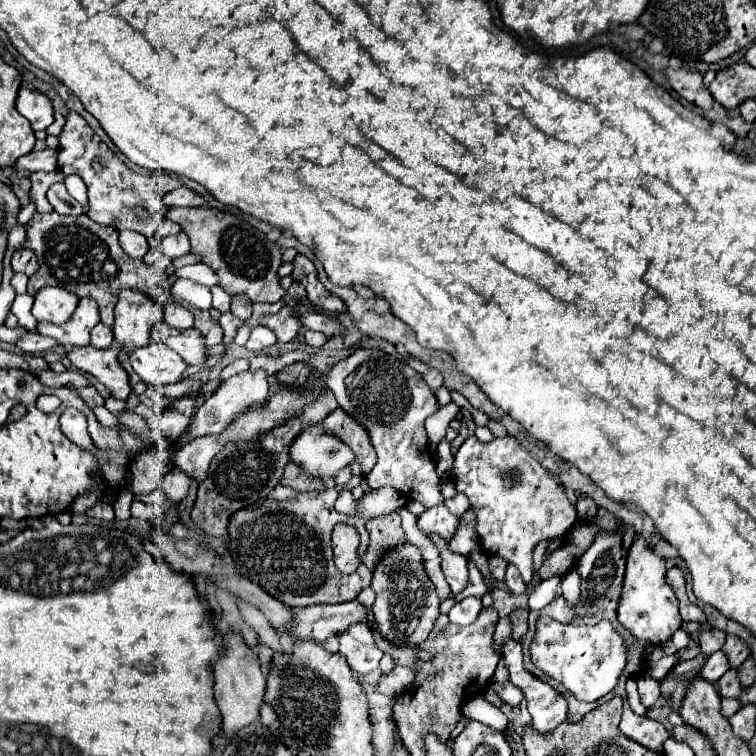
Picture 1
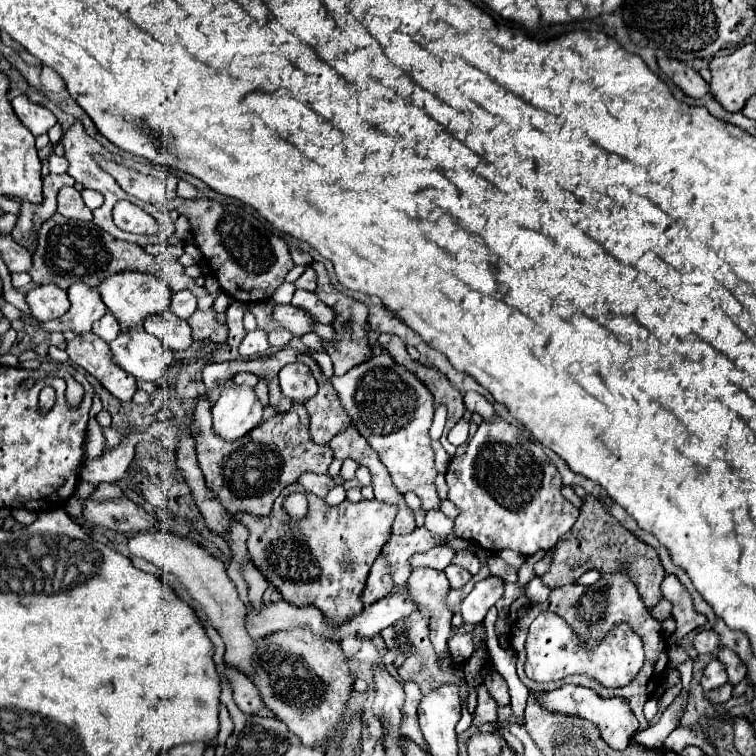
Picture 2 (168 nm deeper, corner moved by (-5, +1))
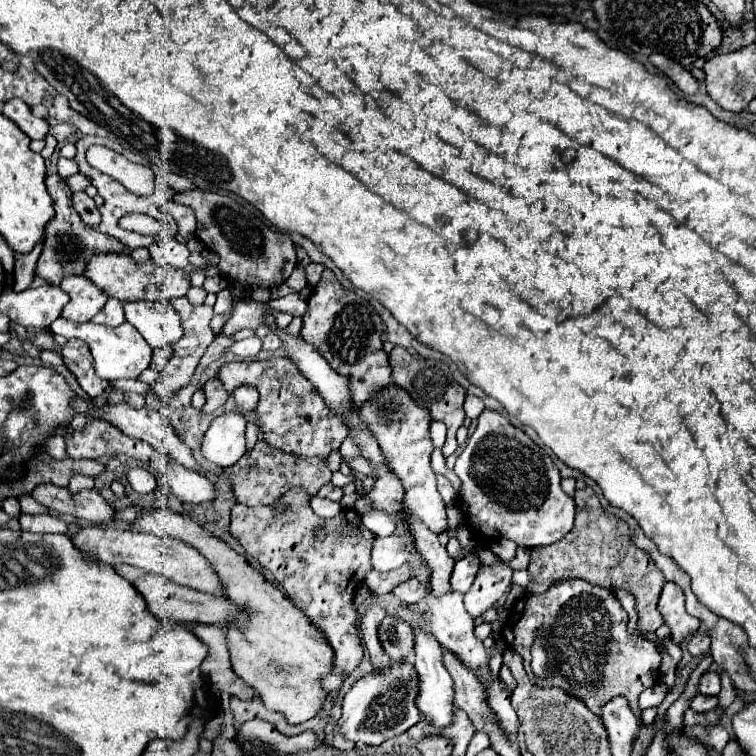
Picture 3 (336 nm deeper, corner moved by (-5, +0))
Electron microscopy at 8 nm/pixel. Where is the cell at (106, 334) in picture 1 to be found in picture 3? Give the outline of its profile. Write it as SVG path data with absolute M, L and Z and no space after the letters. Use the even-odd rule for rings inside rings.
M108 298L106 306L92 318L94 324L104 324L104 326L118 326L124 322L124 310L122 310L122 302L118 302L116 298Z

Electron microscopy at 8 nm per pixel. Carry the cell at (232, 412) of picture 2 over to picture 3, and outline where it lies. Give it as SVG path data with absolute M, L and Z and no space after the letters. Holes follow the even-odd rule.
M238 410L220 414L204 434L202 456L218 468L228 468L246 452L246 416Z

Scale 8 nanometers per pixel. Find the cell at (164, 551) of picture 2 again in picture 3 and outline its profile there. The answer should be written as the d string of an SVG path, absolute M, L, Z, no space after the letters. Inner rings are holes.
M84 526L76 536L72 536L72 542L86 552L86 556L96 558L106 564L132 564L136 568L142 568L144 572L160 574L180 586L194 588L198 592L206 592L218 598L226 598L222 582L218 574L214 572L212 564L190 544L178 540L178 538L164 538L164 536L144 536L144 532L132 532L132 530L118 530L118 528L102 528L102 526Z

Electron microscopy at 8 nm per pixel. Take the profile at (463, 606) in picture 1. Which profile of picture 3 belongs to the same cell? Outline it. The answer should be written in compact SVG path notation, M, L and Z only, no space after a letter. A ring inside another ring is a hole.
M506 564L482 566L472 588L464 594L464 606L472 618L482 616L492 608L508 590L512 582L512 570Z

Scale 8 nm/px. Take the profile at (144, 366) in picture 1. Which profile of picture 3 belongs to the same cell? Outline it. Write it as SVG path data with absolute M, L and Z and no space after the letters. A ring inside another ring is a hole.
M58 318L50 328L52 328L54 334L84 340L92 350L92 356L94 356L94 362L96 362L96 374L100 378L104 378L104 380L138 378L148 368L150 358L152 358L152 346L128 322L124 322L124 324L116 326L116 328L108 328L108 326L96 326L92 322L72 324L72 322L66 322L64 318Z

